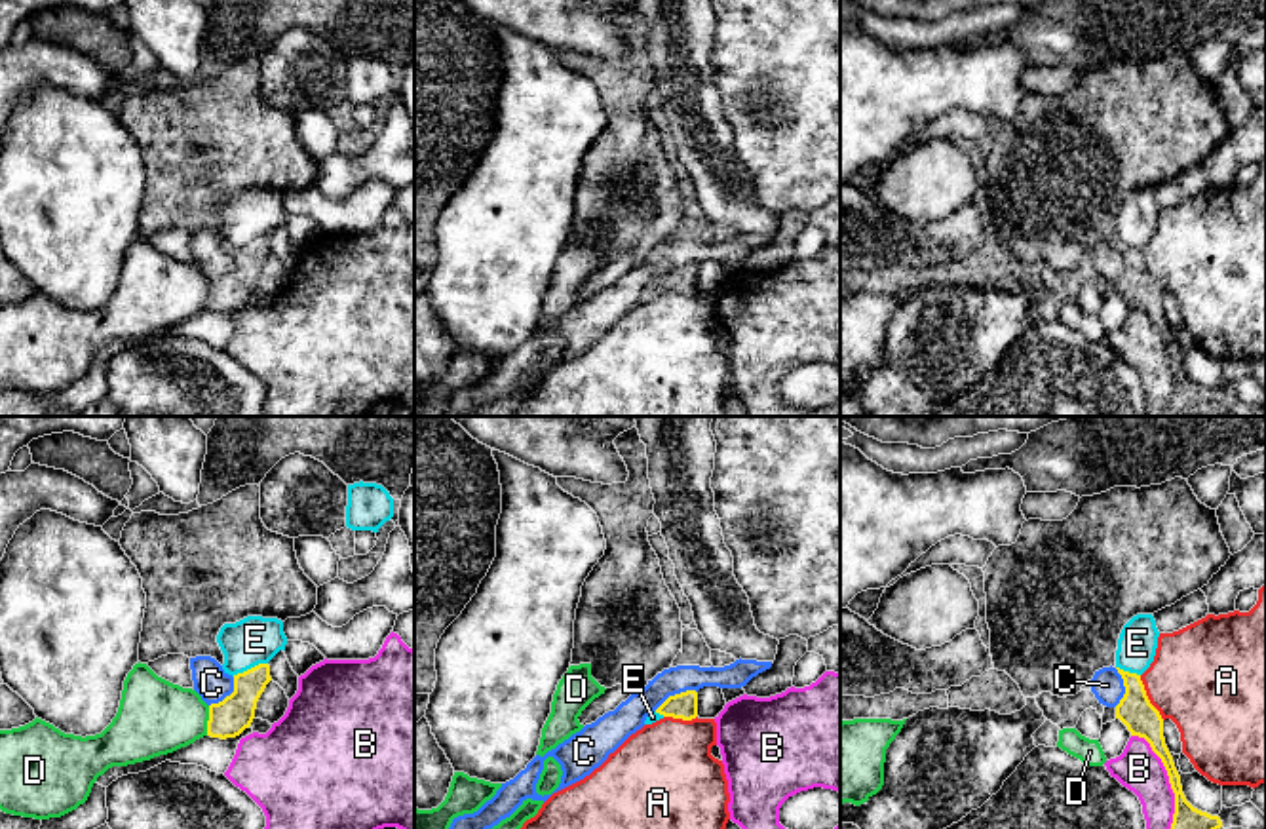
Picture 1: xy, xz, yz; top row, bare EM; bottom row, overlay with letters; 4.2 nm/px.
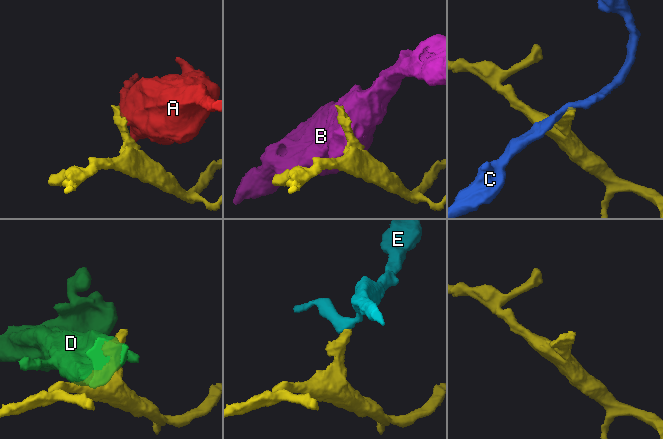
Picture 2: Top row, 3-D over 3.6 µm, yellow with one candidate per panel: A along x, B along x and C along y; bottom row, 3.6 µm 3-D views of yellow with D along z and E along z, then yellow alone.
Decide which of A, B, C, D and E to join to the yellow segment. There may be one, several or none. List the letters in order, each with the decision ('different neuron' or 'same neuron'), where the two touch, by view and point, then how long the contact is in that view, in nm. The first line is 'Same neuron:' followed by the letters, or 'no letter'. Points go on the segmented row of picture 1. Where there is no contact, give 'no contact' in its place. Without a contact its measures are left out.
Same neuron: no letter
A: different neuron; contact yz (1147, 698); length 220 nm
B: different neuron; contact yz (1170, 778); length 440 nm
C: different neuron; contact xz (675, 694); length 200 nm
D: different neuron; contact xy (208, 721); length 130 nm
E: different neuron; contact xy (251, 668); length 160 nm

